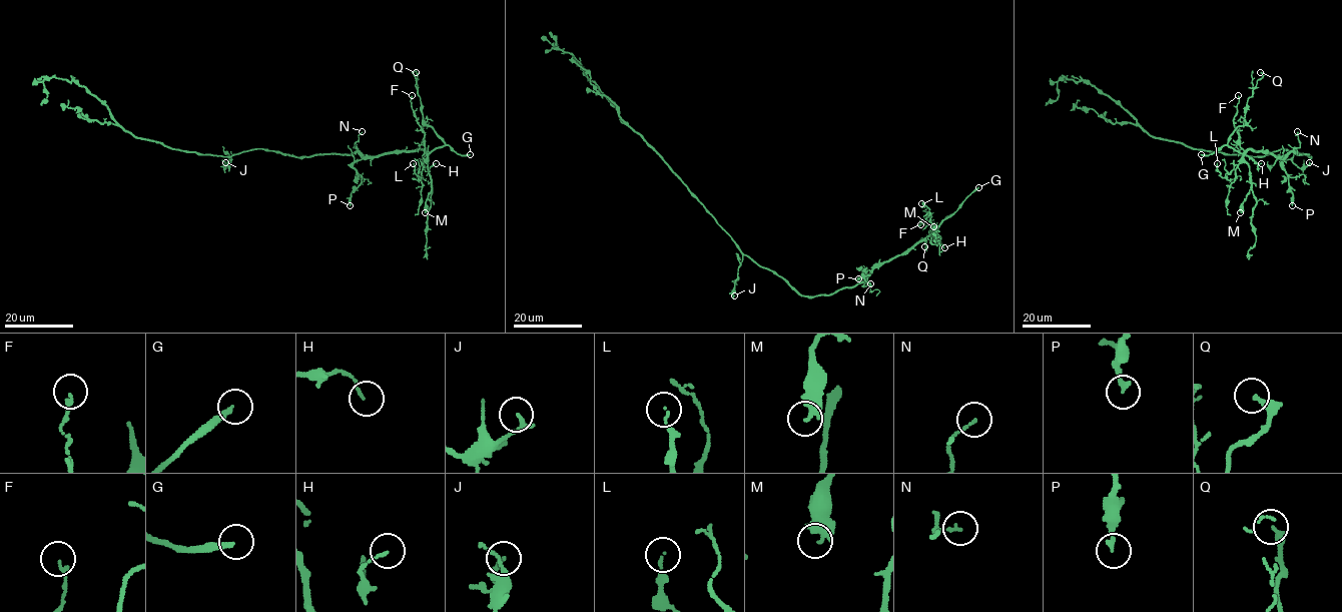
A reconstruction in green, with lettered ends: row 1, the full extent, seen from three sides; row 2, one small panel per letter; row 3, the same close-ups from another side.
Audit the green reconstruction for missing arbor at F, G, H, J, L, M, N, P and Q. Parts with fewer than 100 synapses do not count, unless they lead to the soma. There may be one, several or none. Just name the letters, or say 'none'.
G

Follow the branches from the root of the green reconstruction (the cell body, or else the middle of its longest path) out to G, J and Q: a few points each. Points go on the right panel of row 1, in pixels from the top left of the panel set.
G: (1271, 152), (1287, 149), (1309, 157), (1292, 151), (1284, 157), (1252, 150), (1238, 152), (1227, 145), (1201, 154)
J: (1271, 152), (1269, 154), (1290, 159), (1300, 168), (1309, 162)
Q: (1271, 152), (1287, 149), (1309, 157), (1238, 152), (1227, 144), (1234, 131), (1245, 125), (1246, 102), (1260, 72)

